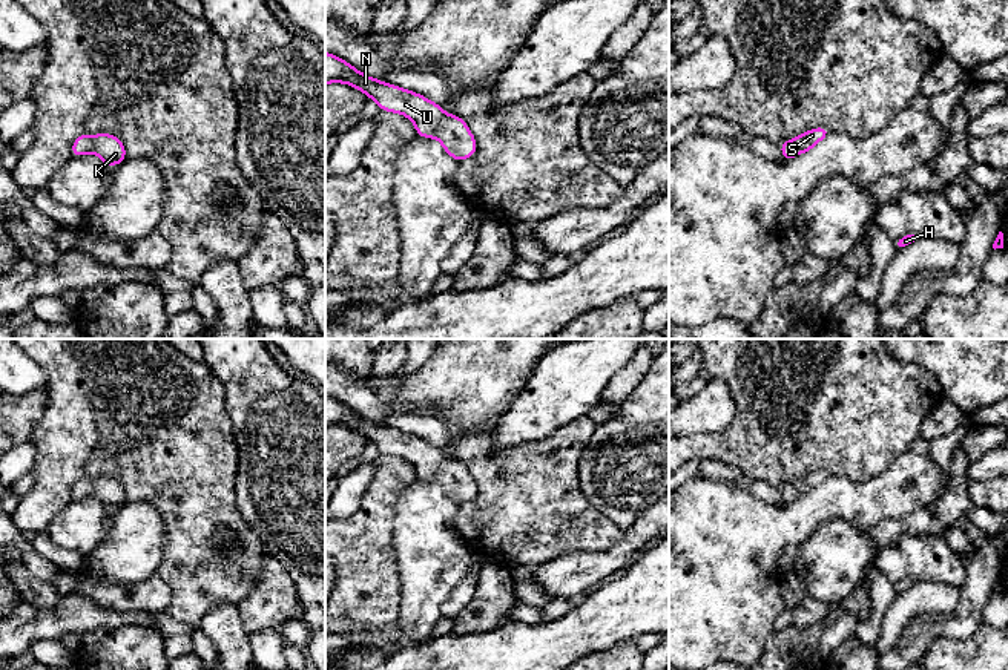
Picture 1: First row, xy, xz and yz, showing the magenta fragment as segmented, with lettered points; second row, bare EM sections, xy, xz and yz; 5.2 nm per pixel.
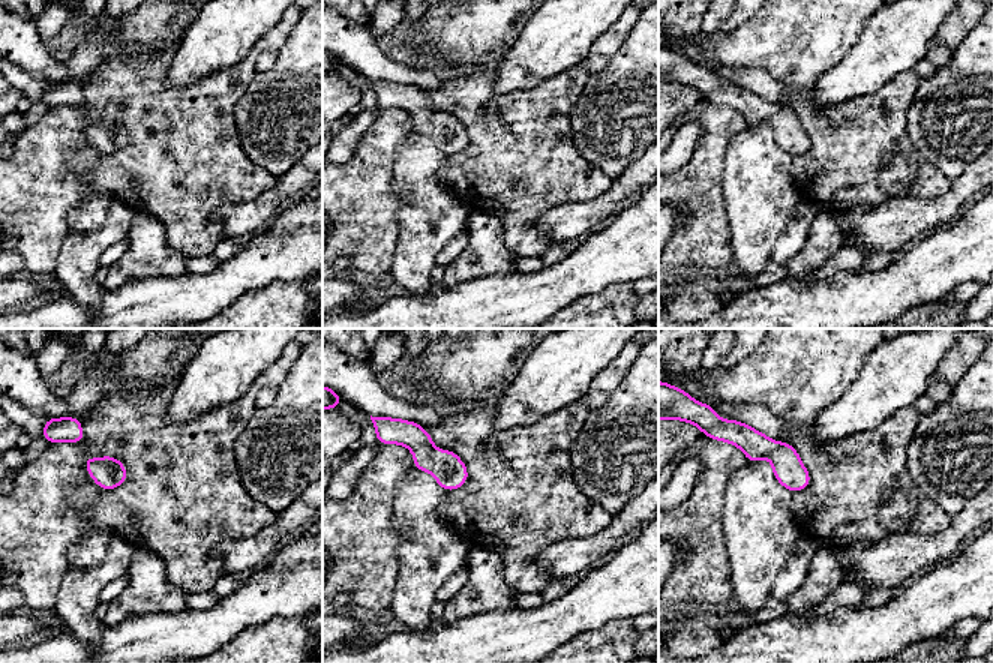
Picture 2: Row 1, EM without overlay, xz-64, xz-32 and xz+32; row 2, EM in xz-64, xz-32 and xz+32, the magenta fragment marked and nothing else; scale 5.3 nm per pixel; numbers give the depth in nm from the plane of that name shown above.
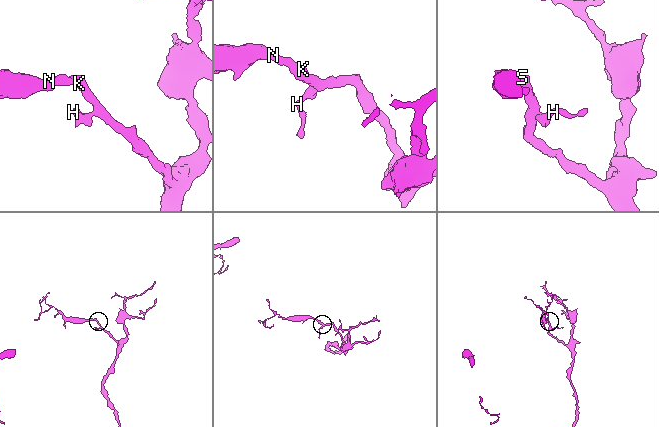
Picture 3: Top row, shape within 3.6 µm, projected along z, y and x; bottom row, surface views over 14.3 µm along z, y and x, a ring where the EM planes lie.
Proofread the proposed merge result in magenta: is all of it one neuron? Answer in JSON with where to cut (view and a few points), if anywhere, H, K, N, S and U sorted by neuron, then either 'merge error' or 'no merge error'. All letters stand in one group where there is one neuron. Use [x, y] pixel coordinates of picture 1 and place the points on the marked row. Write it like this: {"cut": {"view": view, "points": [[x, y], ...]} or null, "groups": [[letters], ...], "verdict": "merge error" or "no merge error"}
{"cut": null, "groups": [["H", "K", "N", "S", "U"]], "verdict": "no merge error"}

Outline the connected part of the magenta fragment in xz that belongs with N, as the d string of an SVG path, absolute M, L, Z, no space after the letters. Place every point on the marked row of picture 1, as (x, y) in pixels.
M325 52L325 84L347 83L377 101L384 112L399 112L408 117L422 138L437 138L443 150L459 163L477 152L477 143L457 115L448 115L439 104L420 94L370 78L348 61Z

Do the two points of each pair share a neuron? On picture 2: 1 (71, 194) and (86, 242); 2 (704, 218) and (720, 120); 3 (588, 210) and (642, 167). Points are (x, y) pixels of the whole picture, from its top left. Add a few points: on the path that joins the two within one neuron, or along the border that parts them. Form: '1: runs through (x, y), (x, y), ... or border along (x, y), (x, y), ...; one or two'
1: border along (108, 195), (90, 194), (77, 206), (62, 242); two
2: runs through (704, 194), (704, 170), (711, 144); one
3: runs through (602, 207), (629, 180); one

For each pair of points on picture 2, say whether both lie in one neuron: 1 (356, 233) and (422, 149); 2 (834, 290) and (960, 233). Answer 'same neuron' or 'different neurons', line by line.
1: different neurons
2: same neuron

